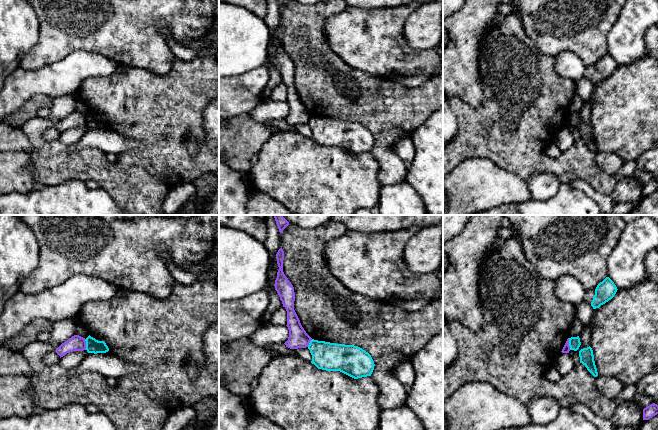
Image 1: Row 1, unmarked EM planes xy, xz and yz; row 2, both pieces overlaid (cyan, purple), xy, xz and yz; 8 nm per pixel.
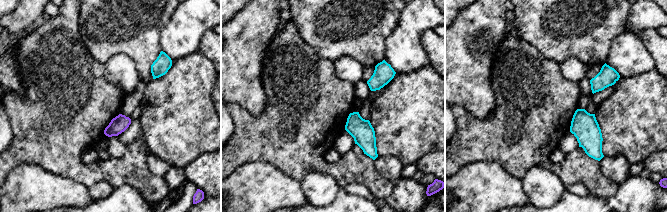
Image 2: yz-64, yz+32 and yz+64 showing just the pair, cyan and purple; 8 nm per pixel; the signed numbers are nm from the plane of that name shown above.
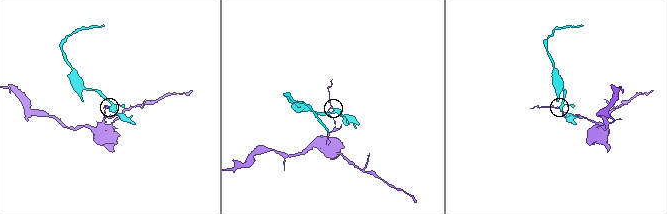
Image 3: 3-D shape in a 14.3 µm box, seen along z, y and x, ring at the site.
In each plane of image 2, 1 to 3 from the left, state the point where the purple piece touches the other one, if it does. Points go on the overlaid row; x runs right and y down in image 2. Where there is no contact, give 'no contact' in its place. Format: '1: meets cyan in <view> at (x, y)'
1: no contact
2: no contact
3: no contact

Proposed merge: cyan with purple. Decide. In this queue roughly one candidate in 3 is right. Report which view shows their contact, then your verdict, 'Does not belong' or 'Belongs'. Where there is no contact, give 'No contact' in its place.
Touches cyan in yz. Does not belong

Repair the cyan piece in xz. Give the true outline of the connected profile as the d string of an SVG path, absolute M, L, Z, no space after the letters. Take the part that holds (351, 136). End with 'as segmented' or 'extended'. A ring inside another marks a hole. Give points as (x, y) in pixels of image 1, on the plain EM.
M312 115L308 125L312 131L311 139L318 145L340 147L354 155L371 152L374 146L371 131L358 122Z; as segmented

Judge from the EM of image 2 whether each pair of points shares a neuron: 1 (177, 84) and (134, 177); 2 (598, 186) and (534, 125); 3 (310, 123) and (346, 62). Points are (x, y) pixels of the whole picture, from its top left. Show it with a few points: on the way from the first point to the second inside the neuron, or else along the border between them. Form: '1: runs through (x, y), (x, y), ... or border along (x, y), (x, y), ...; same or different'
1: border along (144, 139), (150, 152); different
2: runs through (576, 169), (552, 167), (534, 147); same
3: border along (332, 62), (335, 74), (340, 79), (351, 83); different

